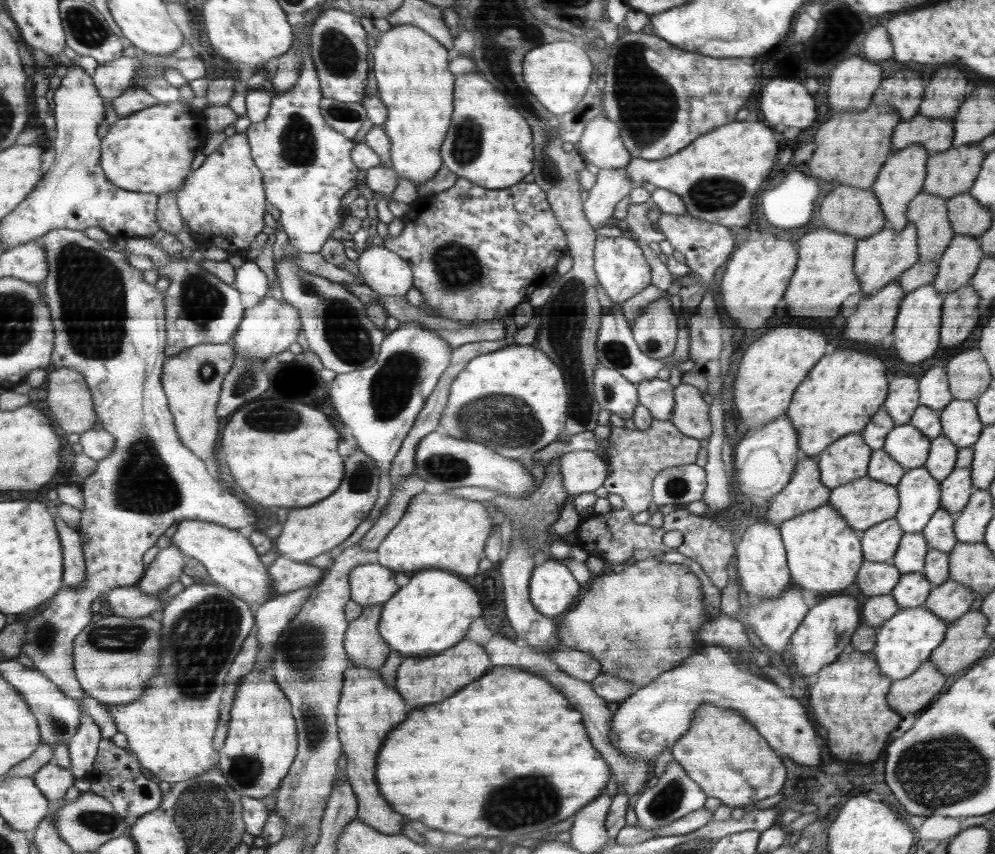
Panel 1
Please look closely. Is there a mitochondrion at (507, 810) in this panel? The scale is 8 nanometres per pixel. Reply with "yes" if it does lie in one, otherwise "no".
yes

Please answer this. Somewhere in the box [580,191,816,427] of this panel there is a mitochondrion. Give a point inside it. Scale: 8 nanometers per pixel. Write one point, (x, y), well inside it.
(616, 352)

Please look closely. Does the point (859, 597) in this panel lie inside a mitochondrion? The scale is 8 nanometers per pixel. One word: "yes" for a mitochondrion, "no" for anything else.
no

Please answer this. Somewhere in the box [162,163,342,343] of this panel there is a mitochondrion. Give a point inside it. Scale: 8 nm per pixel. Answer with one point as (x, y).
(202, 301)

